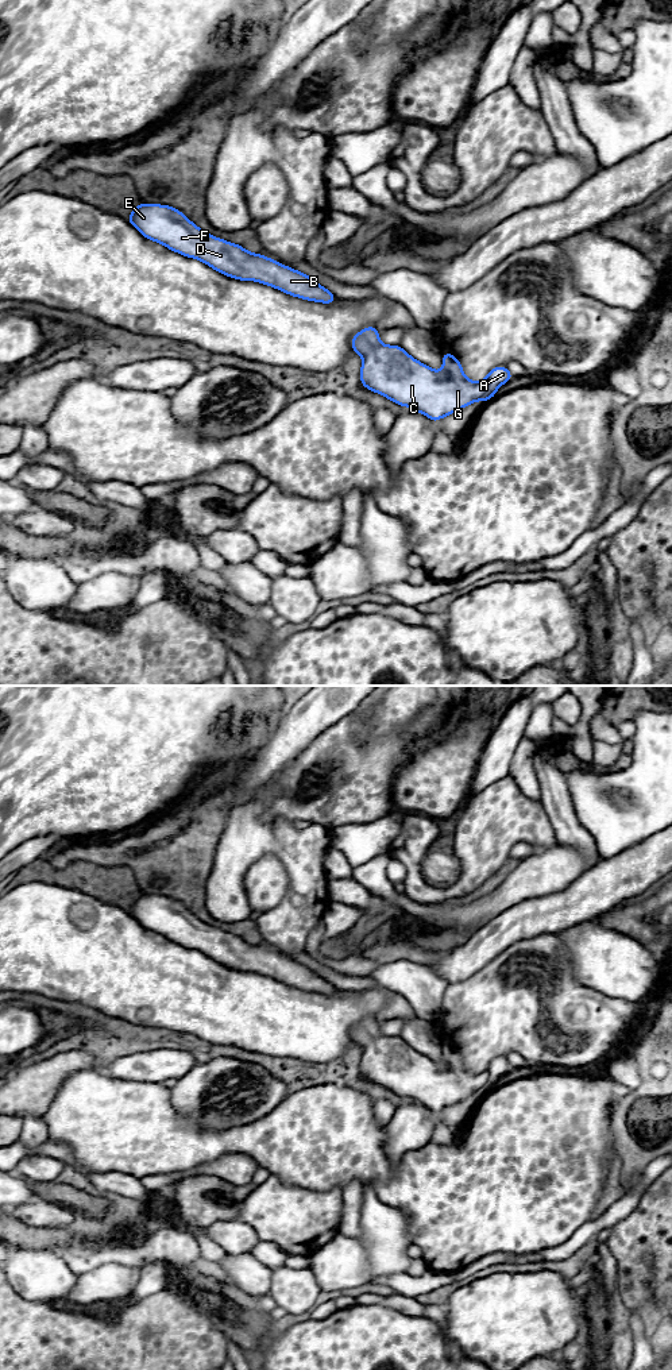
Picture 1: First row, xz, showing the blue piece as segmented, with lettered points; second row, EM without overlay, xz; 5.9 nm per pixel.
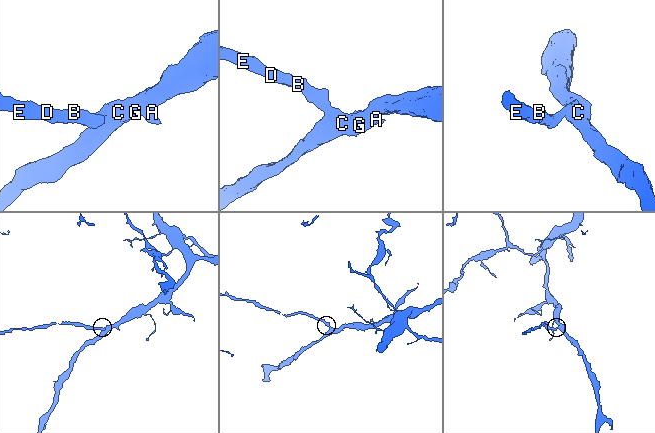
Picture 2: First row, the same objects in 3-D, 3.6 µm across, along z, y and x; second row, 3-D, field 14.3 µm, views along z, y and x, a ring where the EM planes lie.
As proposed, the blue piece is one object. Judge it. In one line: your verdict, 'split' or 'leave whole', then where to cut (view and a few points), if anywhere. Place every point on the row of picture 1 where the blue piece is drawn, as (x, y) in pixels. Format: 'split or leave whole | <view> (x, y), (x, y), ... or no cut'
leave whole | no cut

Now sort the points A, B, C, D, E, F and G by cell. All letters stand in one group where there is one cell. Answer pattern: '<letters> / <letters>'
A B C D E F G

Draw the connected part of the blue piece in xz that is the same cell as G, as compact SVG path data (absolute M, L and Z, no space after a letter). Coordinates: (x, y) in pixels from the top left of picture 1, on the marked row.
M366 327L351 339L354 352L363 358L360 383L399 406L409 406L433 422L475 401L488 401L499 386L513 379L505 367L494 367L479 381L470 381L461 363L443 352L443 370L436 371L412 358L403 348L379 341L379 331Z

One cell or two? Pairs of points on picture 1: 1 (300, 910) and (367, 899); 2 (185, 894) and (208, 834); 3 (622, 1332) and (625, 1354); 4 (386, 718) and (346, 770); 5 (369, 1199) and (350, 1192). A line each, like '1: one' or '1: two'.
1: two
2: one
3: one
4: one
5: two

